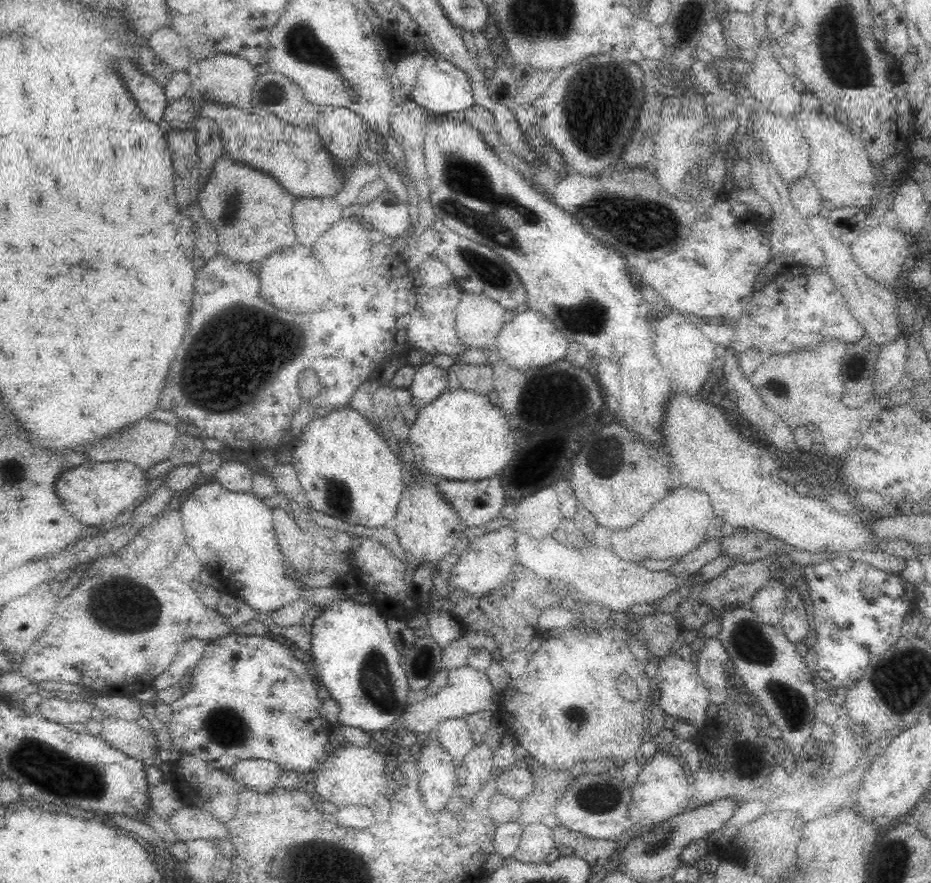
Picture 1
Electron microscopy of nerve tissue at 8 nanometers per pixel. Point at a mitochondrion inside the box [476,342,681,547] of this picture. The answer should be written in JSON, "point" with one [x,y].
{"point":[611,460]}

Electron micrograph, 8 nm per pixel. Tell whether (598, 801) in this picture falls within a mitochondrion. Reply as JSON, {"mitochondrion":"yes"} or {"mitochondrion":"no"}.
{"mitochondrion":"yes"}

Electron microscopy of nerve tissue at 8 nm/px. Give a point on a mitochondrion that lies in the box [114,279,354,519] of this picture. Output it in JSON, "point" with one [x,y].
{"point":[223,398]}

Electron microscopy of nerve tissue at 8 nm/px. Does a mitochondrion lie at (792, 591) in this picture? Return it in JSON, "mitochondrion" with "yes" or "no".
{"mitochondrion":"no"}

